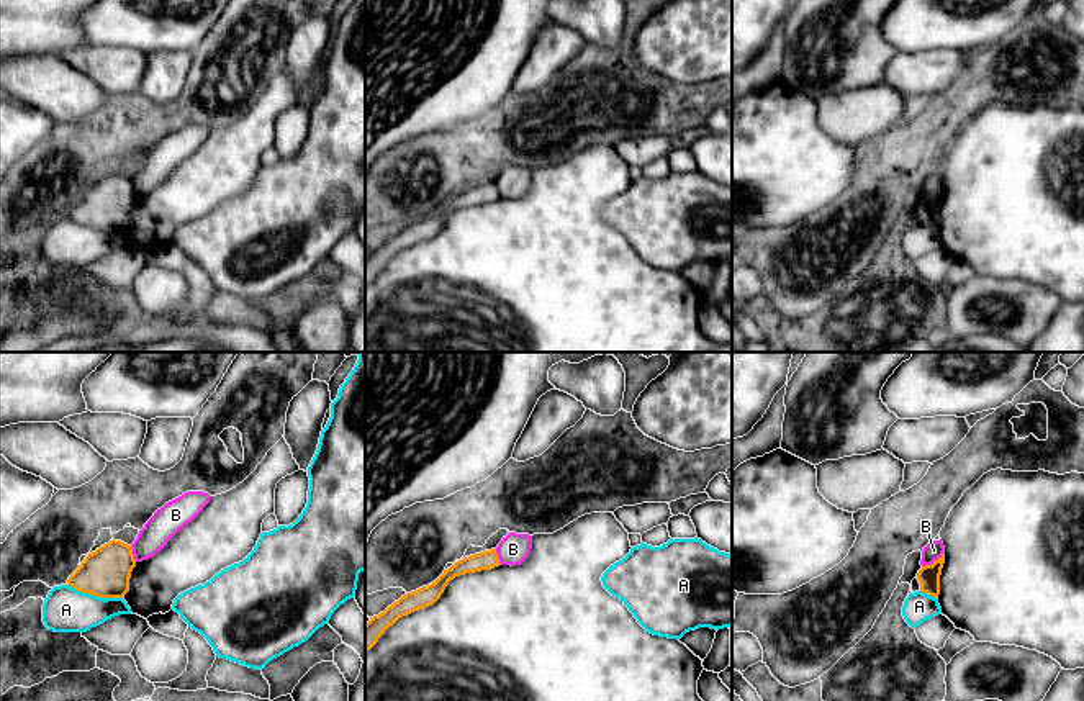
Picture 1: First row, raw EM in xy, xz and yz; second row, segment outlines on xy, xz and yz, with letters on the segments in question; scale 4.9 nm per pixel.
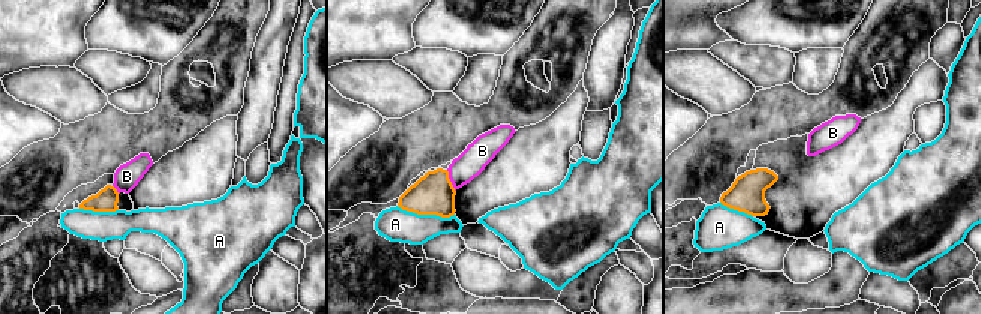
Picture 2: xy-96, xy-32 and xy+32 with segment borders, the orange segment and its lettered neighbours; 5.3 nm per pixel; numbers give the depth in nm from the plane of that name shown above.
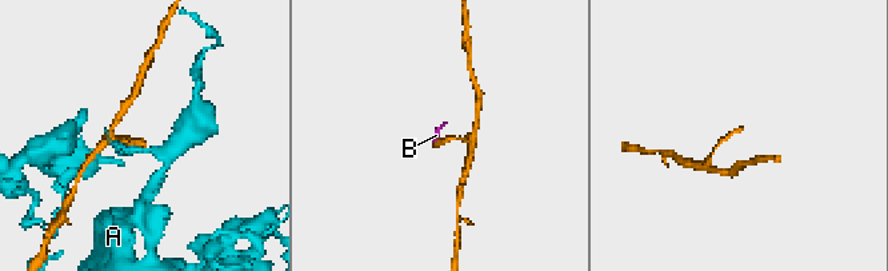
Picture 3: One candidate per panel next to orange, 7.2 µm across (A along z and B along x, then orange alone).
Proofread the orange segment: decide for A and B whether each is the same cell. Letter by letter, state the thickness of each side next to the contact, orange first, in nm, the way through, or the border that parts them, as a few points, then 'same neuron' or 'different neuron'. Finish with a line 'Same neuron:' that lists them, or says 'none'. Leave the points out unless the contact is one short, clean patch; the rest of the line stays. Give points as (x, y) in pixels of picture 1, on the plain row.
A: 240 nm thick on the orange side, 220 nm on the other; different neuron
B: 110 nm thick on the orange side, 90 nm on the other; border along yz (943, 184), (937, 192), (922, 200); different neuron
Same neuron: none

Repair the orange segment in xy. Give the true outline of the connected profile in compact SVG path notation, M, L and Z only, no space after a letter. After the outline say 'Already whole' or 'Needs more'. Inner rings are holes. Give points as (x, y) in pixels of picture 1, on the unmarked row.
M110 174L88 187L69 210L67 218L98 231L124 231L129 224L131 205L136 200L131 179Z. Already whole

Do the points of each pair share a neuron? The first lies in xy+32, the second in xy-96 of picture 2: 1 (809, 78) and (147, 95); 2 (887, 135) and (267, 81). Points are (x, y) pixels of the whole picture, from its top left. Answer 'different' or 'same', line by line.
1: same
2: different

